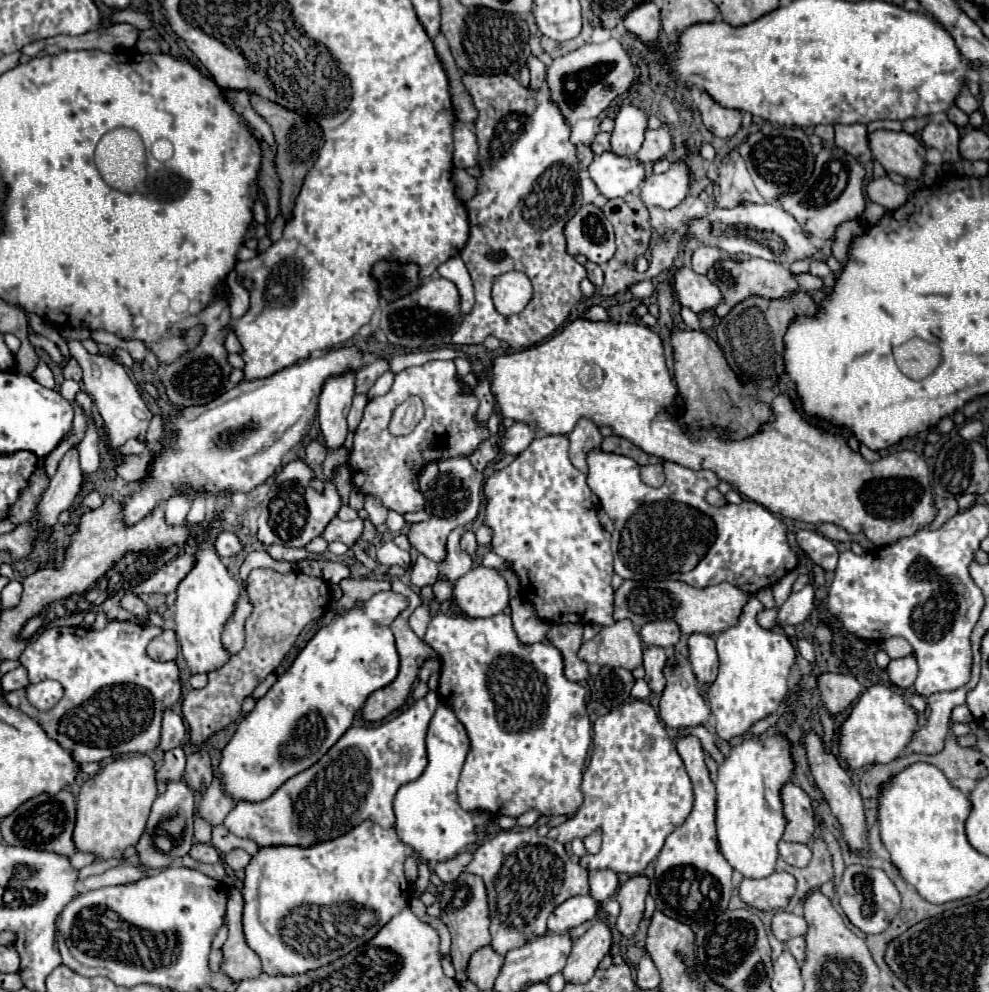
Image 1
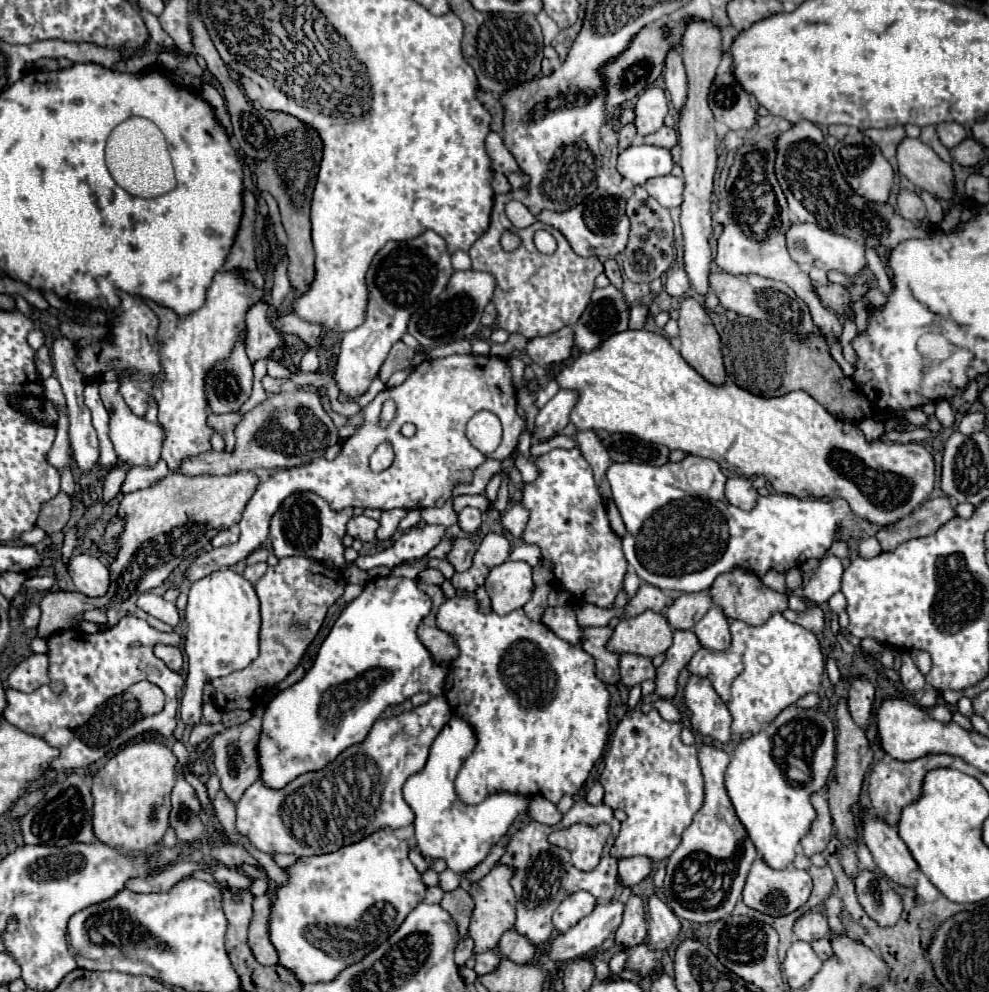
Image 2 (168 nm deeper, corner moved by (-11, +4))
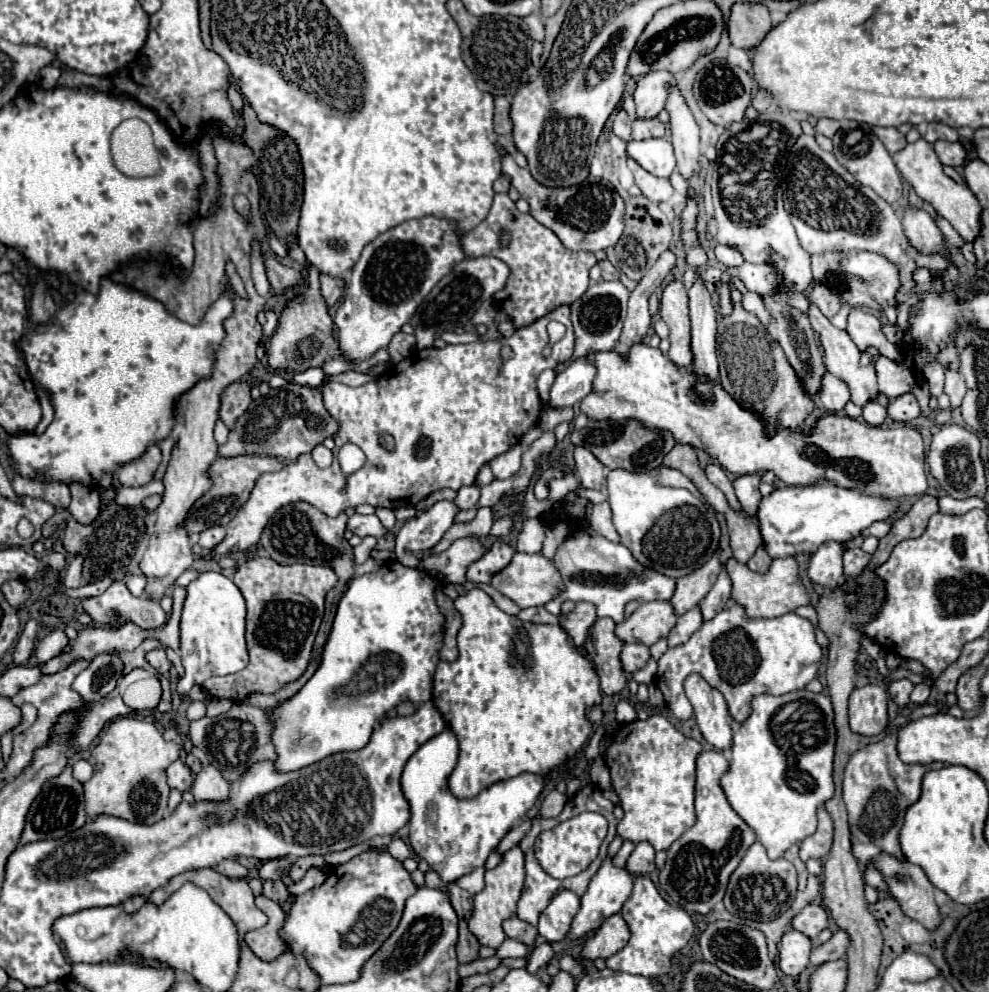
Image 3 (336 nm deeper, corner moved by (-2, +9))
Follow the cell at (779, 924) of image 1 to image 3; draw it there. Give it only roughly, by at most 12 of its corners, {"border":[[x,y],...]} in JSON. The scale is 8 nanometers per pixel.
{"border":[[806,905],[792,927],[812,941],[828,927],[828,911],[822,905]]}

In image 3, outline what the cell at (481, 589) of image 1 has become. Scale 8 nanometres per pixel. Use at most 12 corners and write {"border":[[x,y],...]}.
{"border":[[516,553],[492,587],[518,607],[542,607],[564,589],[552,559]]}

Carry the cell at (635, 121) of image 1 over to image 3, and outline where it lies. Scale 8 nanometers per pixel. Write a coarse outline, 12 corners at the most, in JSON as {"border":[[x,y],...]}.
{"border":[[666,71],[642,75],[634,91],[638,117],[656,117],[670,89]]}

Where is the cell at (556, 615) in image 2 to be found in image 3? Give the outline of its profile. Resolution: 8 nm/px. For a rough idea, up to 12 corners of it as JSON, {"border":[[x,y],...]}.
{"border":[[590,603],[576,609],[562,617],[564,629],[580,647],[596,621]]}

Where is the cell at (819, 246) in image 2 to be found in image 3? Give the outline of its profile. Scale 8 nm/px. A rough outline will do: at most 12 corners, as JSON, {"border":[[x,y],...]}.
{"border":[[878,253],[844,255],[874,299],[898,309],[898,267]]}

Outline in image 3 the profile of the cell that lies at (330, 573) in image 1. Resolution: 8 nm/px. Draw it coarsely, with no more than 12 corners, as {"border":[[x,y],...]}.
{"border":[[438,501],[406,521],[396,551],[432,549],[460,509]]}

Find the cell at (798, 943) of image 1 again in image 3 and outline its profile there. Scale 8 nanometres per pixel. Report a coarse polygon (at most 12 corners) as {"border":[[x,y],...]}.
{"border":[[836,931],[814,947],[810,965],[844,959],[850,945],[846,931]]}

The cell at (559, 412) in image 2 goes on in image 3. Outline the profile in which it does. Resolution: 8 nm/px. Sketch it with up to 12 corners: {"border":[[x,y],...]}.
{"border":[[576,357],[550,391],[550,405],[576,405],[592,391],[596,369]]}

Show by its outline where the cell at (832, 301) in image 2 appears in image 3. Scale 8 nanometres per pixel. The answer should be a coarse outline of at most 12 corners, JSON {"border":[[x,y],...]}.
{"border":[[852,309],[848,335],[866,353],[876,347],[890,361],[902,361],[904,347],[890,343],[882,323]]}

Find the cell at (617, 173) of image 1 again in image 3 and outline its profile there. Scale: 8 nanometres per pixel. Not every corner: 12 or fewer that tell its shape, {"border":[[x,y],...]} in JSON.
{"border":[[668,139],[632,141],[626,153],[656,177],[670,177],[676,157]]}

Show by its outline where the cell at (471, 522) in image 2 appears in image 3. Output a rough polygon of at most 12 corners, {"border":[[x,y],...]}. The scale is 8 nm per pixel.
{"border":[[476,485],[462,487],[456,497],[460,509],[472,509],[480,499]]}

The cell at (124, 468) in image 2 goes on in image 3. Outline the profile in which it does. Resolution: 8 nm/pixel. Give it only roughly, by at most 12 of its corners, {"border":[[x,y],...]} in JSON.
{"border":[[70,486],[68,511],[82,525],[100,513],[98,492]]}

